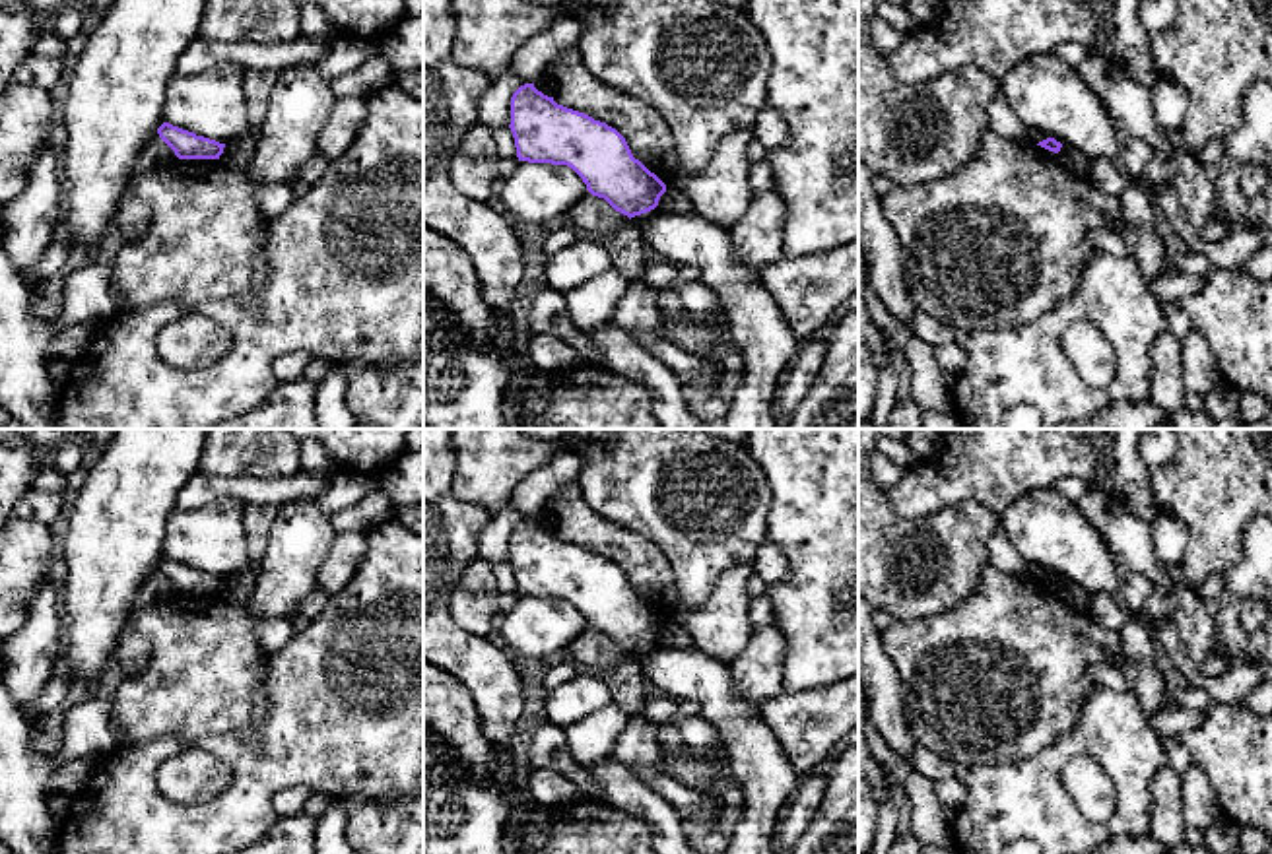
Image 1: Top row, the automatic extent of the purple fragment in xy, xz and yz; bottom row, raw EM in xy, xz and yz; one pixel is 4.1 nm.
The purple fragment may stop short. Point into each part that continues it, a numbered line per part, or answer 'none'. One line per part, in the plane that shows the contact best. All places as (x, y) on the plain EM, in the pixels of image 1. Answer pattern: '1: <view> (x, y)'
none

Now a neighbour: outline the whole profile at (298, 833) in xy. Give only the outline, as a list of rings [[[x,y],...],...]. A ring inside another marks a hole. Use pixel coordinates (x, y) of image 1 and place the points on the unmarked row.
[[[303,811],[276,817],[262,838],[235,854],[317,854],[317,819]]]

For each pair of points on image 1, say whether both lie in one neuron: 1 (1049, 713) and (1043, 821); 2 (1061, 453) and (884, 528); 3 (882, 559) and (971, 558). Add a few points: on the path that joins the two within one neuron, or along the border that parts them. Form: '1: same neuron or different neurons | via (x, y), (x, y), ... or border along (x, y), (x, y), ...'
1: different neurons | border along (1080, 715), (1071, 728), (1034, 755), (1004, 763)
2: different neurons | border along (884, 492), (905, 519), (927, 519), (948, 507)
3: same neuron | via (903, 556), (915, 563), (950, 558)

